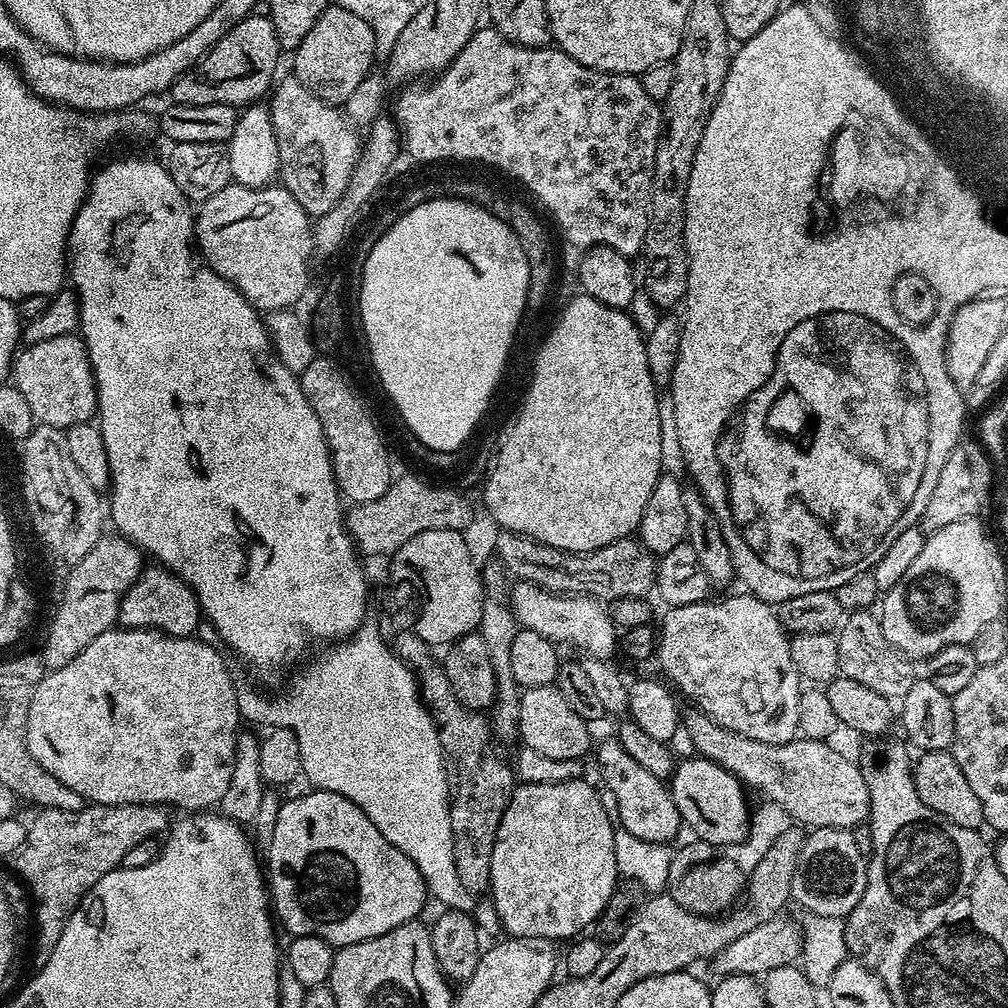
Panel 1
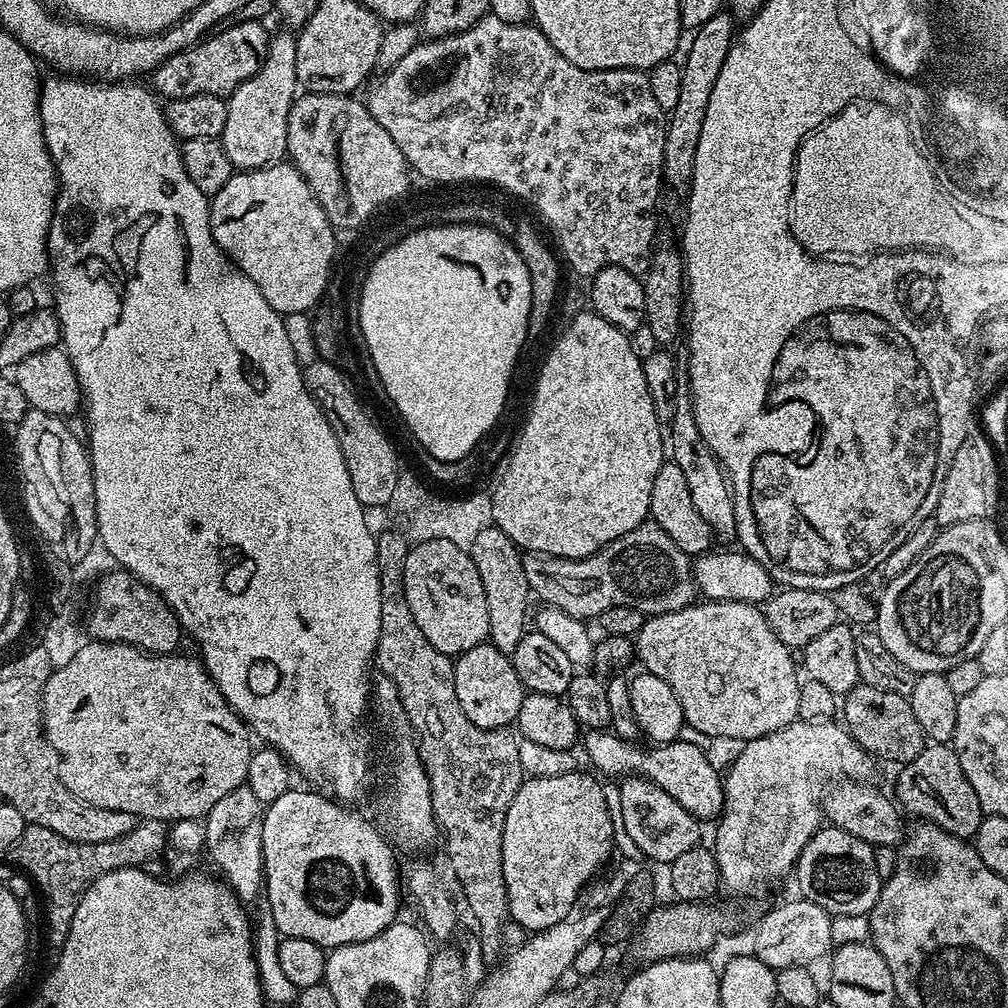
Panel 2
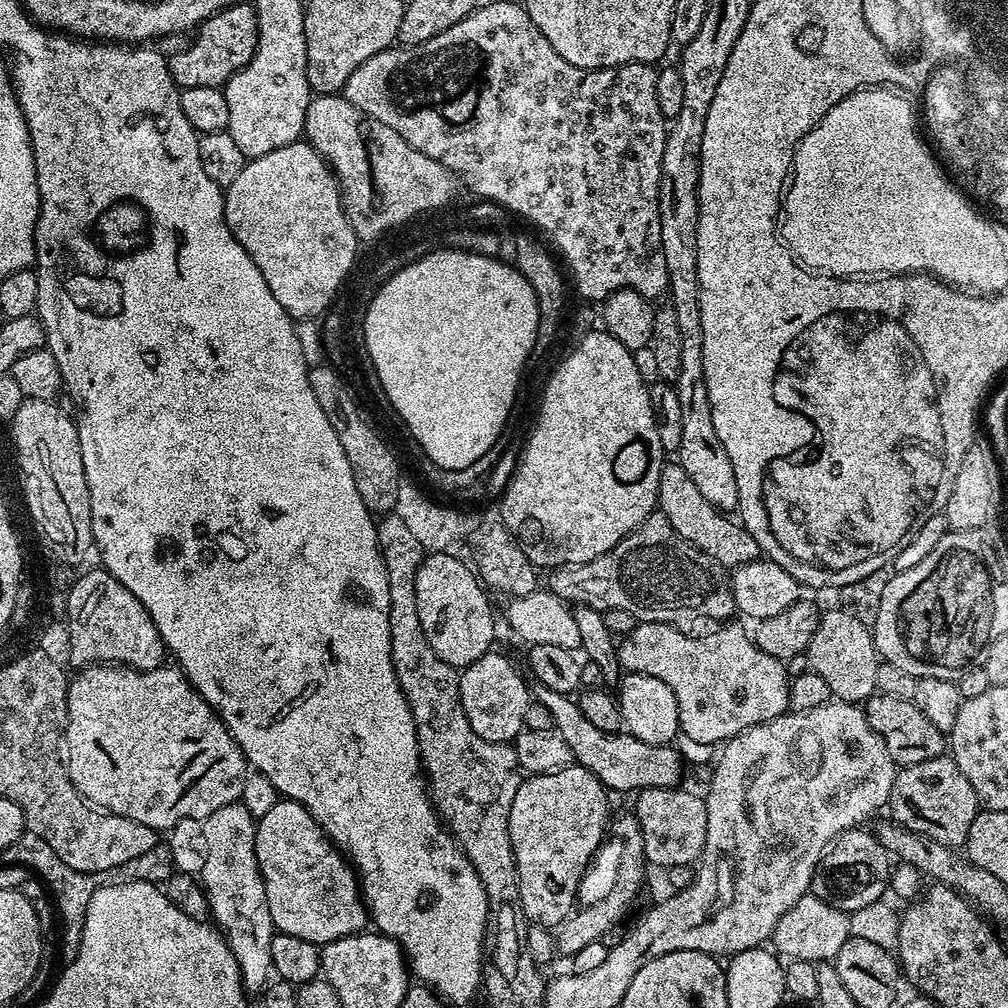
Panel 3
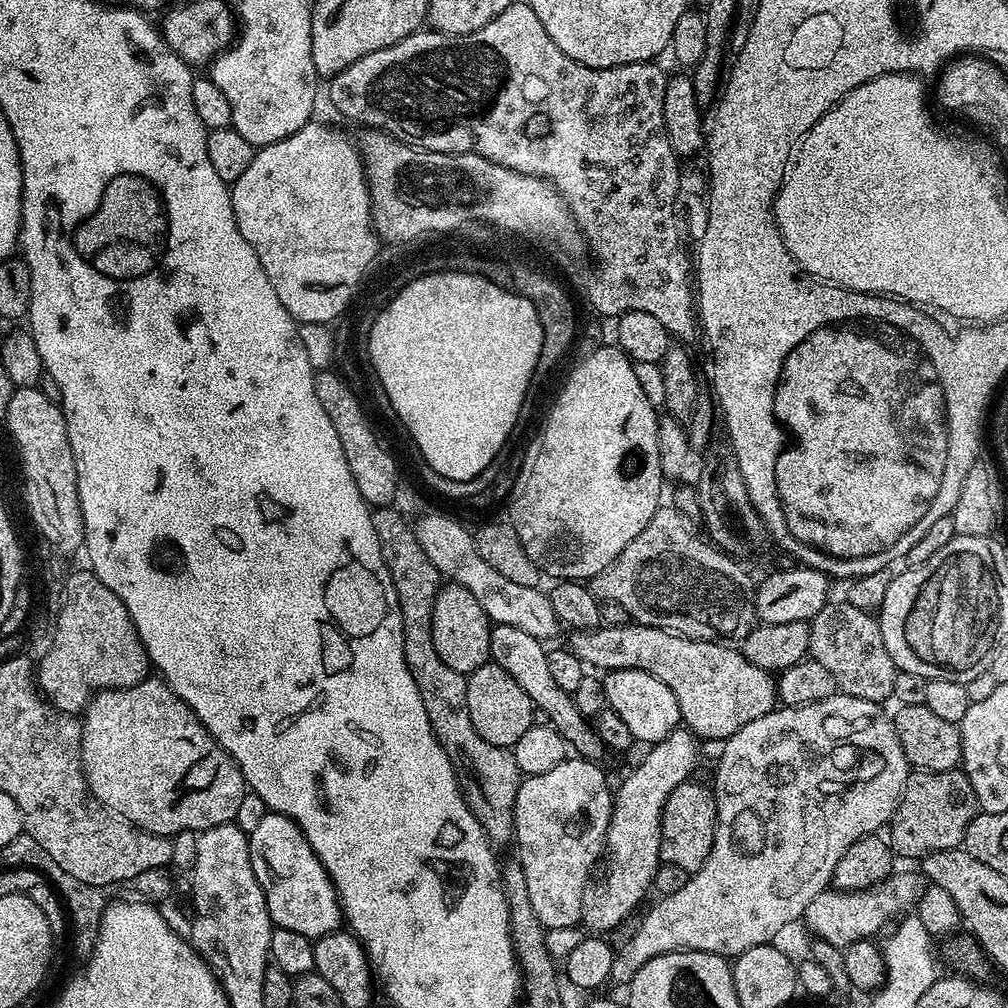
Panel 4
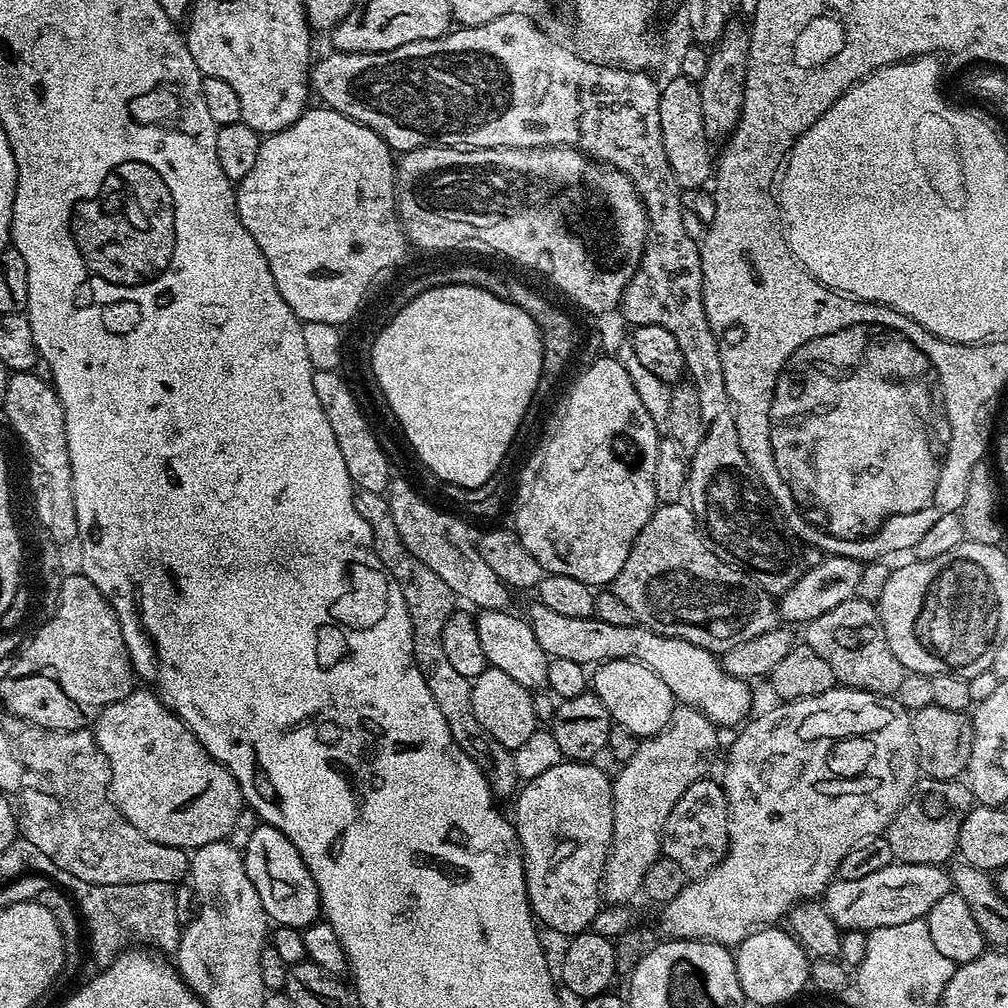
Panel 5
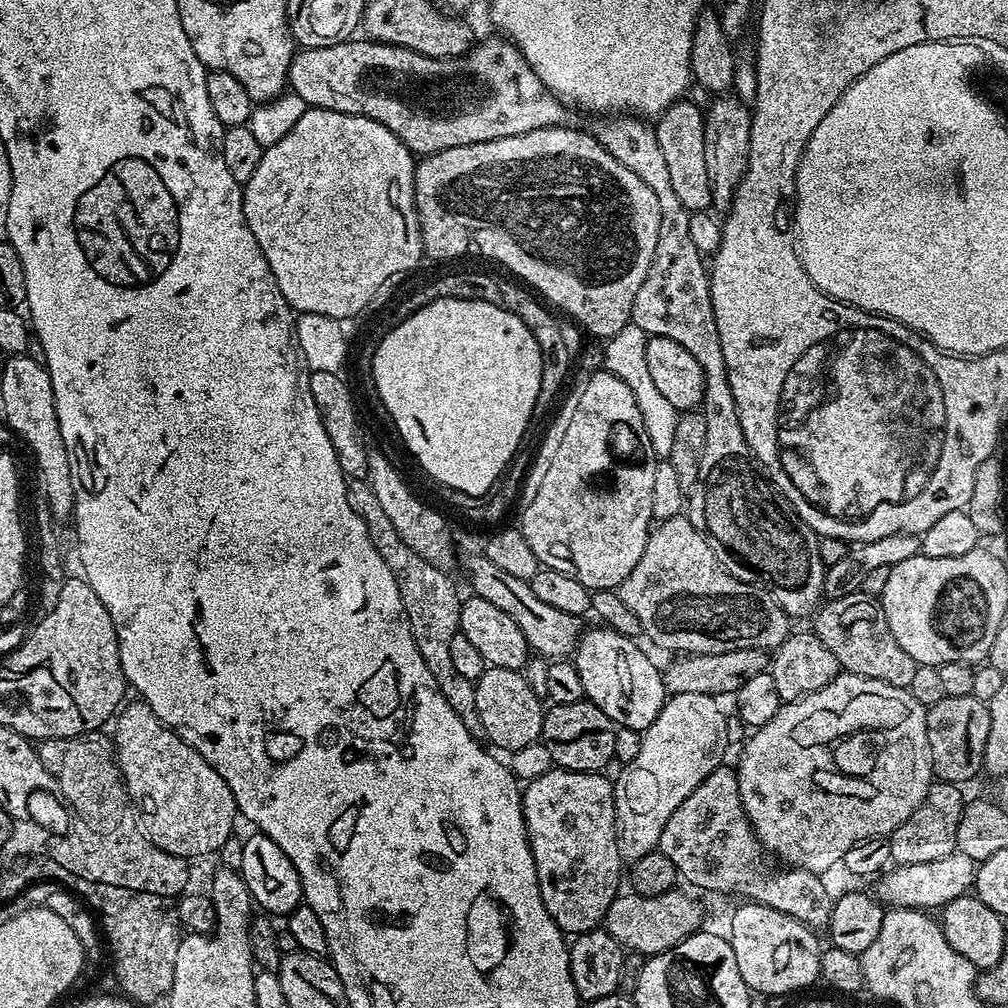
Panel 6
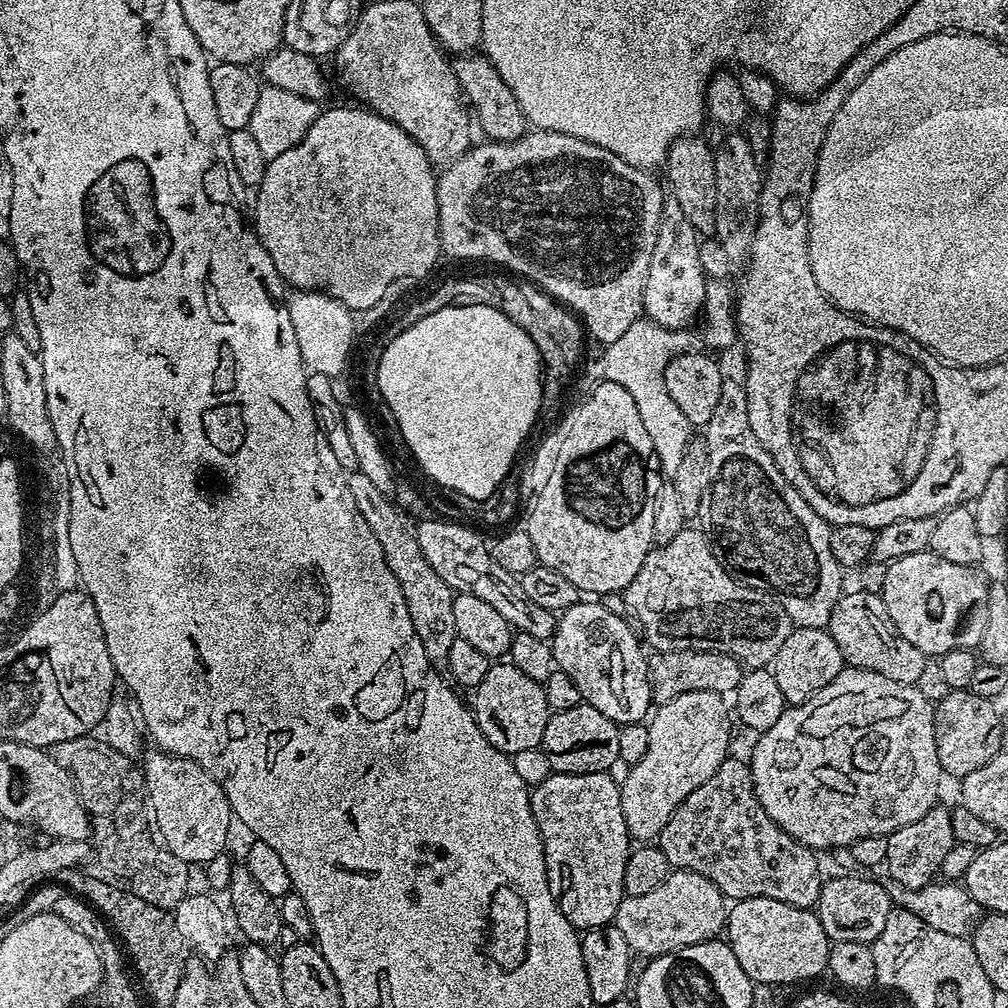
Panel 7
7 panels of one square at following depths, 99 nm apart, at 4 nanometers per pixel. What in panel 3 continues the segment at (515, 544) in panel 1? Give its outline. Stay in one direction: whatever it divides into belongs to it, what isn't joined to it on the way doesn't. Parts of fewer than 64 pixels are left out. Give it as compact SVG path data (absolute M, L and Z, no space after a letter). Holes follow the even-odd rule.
M654 510L643 522L635 528L626 538L622 538L622 542L618 542L618 546L614 546L610 550L606 550L606 554L602 554L598 558L594 558L590 562L582 562L581 564L566 564L562 568L551 569L552 576L546 584L547 591L552 592L558 598L567 600L569 605L583 606L585 608L593 608L599 612L610 610L626 610L638 622L649 624L650 622L658 622L659 624L683 625L683 620L720 620L716 622L728 622L733 619L736 612L736 603L734 602L734 594L732 593L732 585L727 575L716 577L718 573L717 565L706 554L702 554L702 550L698 550L694 546L690 546L690 542L686 542L674 530L674 526L670 526L670 522L666 522L666 518L659 510Z

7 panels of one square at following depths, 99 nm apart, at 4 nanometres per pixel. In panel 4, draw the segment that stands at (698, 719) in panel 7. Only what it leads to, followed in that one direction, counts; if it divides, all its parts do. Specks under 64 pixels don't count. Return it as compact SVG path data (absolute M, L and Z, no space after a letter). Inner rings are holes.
M677 730L664 740L659 740L656 744L647 749L648 752L640 760L640 765L625 778L614 792L612 801L612 817L608 827L608 838L606 841L606 861L608 869L604 872L604 877L600 881L591 885L590 891L584 897L582 914L580 915L583 927L588 927L587 931L592 934L610 934L618 922L622 922L628 916L633 915L636 907L644 900L648 888L653 887L656 879L656 869L660 867L660 838L662 810L666 806L666 798L670 798L672 791L679 784L685 783L688 776L696 768L696 759L700 756L701 745L697 737L687 730Z

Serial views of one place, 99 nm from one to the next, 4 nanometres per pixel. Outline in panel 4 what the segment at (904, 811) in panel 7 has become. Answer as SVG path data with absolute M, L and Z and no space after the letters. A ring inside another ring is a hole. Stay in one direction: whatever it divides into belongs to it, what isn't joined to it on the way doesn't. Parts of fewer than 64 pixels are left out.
M837 694L822 702L814 702L810 706L801 708L777 706L772 711L762 714L762 718L754 718L754 722L746 722L746 726L742 726L733 736L723 741L721 748L724 749L721 750L720 761L716 764L716 784L714 783L716 829L710 854L703 866L689 875L686 886L682 886L682 890L677 890L669 896L660 896L657 904L645 916L642 916L638 930L634 930L634 938L630 938L626 950L615 953L611 979L617 980L621 986L627 986L632 983L634 974L638 974L638 970L642 970L646 962L671 952L709 952L725 958L735 958L754 946L773 943L777 939L775 936L783 928L790 927L795 920L799 921L803 917L806 906L810 906L810 902L814 902L819 892L825 891L831 885L834 870L838 862L842 862L842 854L846 854L846 850L864 836L879 833L891 821L896 807L900 805L900 796L904 793L904 787L910 775L910 765L898 742L895 723L890 719L889 713L887 716L883 712L884 710L881 705L869 700Z

